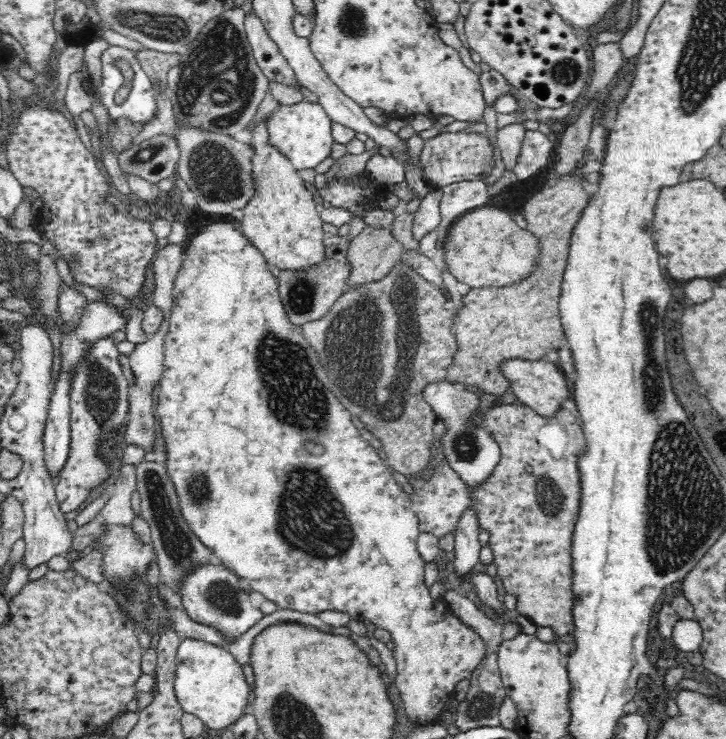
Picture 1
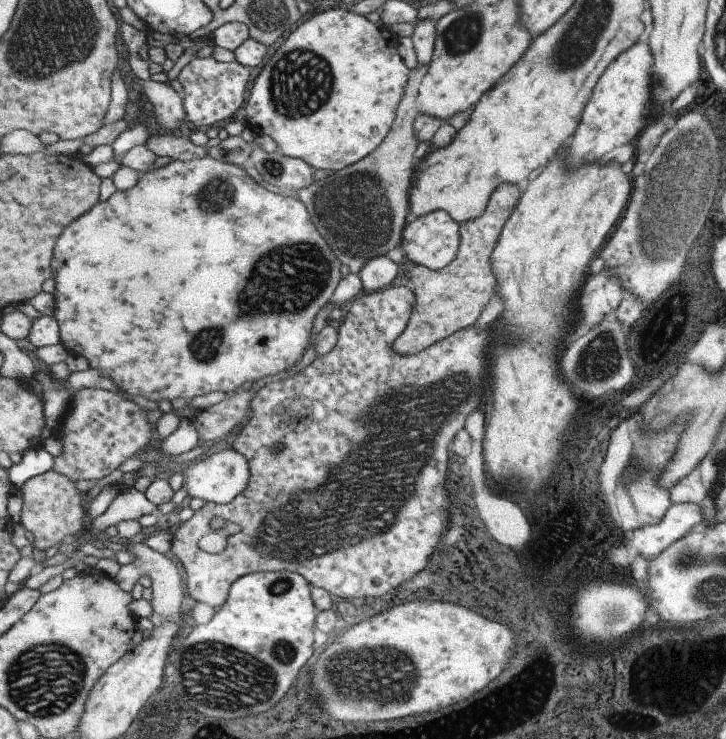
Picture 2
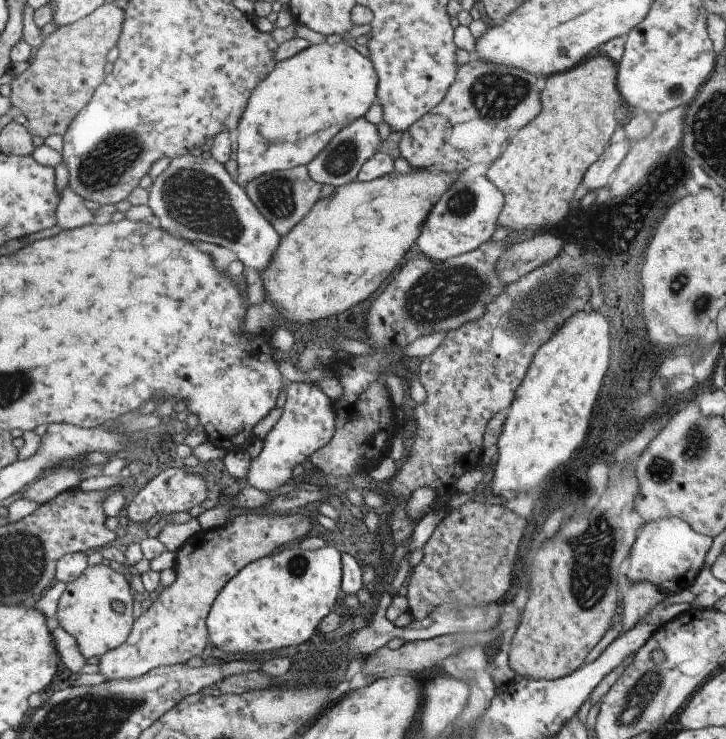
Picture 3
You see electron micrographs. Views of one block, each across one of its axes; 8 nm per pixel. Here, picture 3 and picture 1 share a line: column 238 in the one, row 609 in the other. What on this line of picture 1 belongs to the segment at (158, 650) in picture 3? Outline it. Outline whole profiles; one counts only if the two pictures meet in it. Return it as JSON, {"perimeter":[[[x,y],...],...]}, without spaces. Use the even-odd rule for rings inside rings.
{"perimeter":[[[488,406],[488,410],[484,410],[484,418],[486,418],[486,428],[492,432],[494,438],[498,438],[498,446],[502,448],[502,462],[496,468],[494,476],[490,478],[490,482],[476,492],[478,500],[480,500],[480,510],[482,510],[482,530],[488,530],[490,536],[490,548],[494,550],[494,560],[498,566],[498,576],[502,578],[502,586],[506,588],[506,592],[516,594],[518,596],[518,612],[522,616],[526,616],[528,620],[532,620],[536,626],[550,626],[554,630],[554,634],[558,636],[574,636],[576,638],[576,616],[574,610],[578,606],[578,592],[576,592],[576,568],[574,568],[574,538],[578,532],[578,522],[582,522],[582,504],[584,504],[584,484],[582,484],[582,458],[586,458],[588,452],[588,442],[586,442],[586,432],[578,426],[578,418],[574,418],[574,414],[570,414],[568,410],[562,410],[562,414],[558,414],[558,418],[554,420],[546,420],[542,418],[538,412],[526,408],[526,406]]]}

